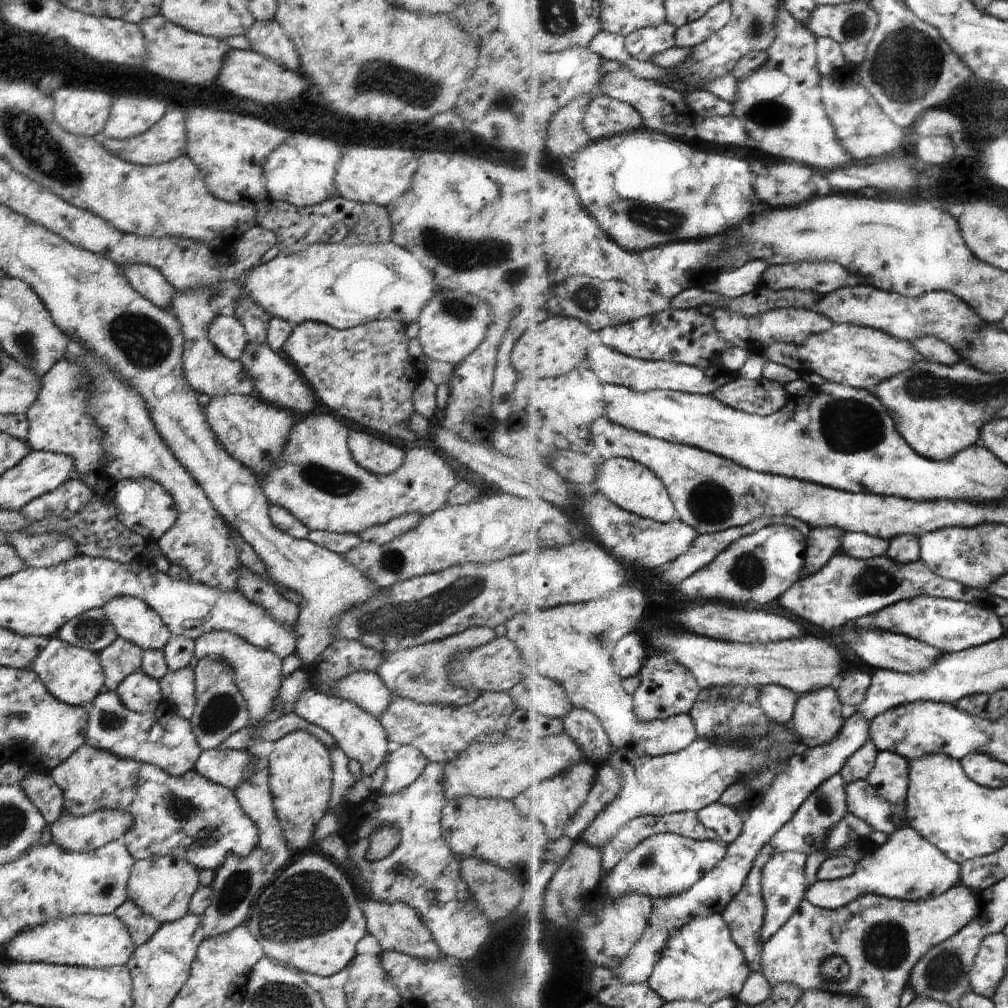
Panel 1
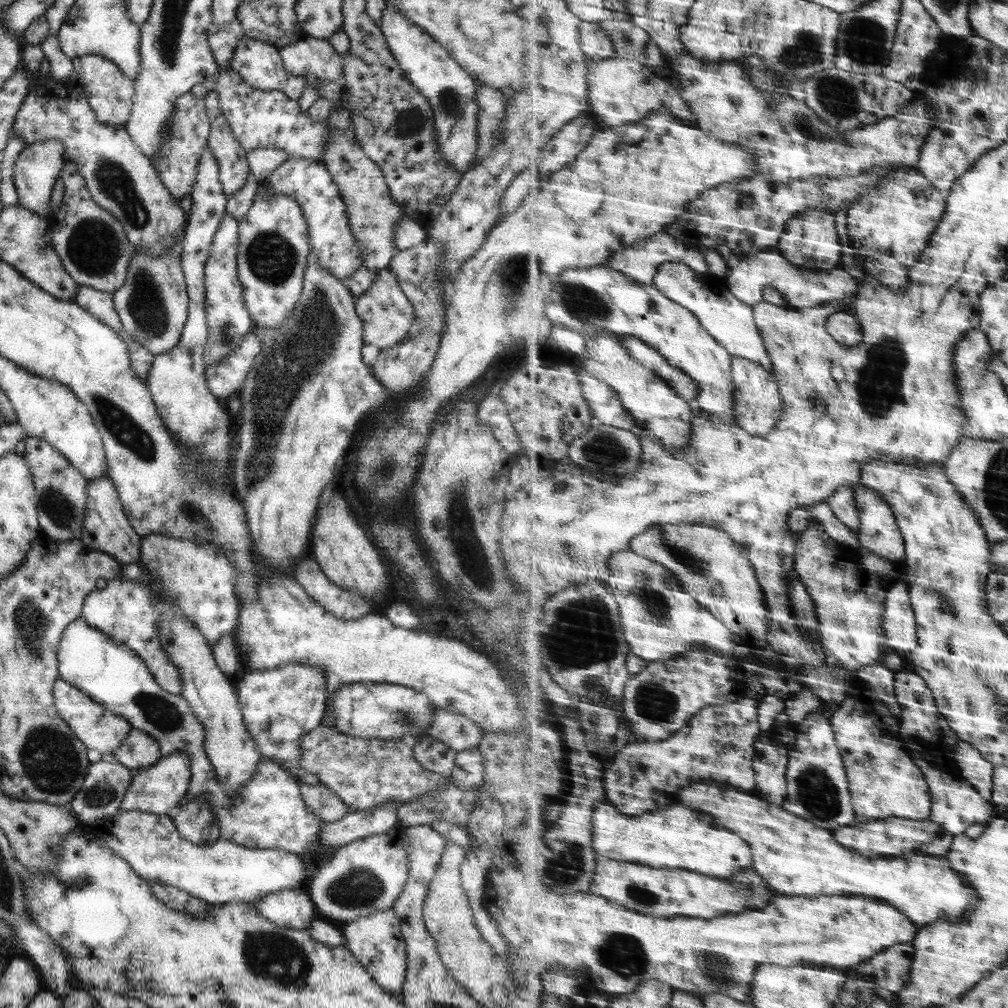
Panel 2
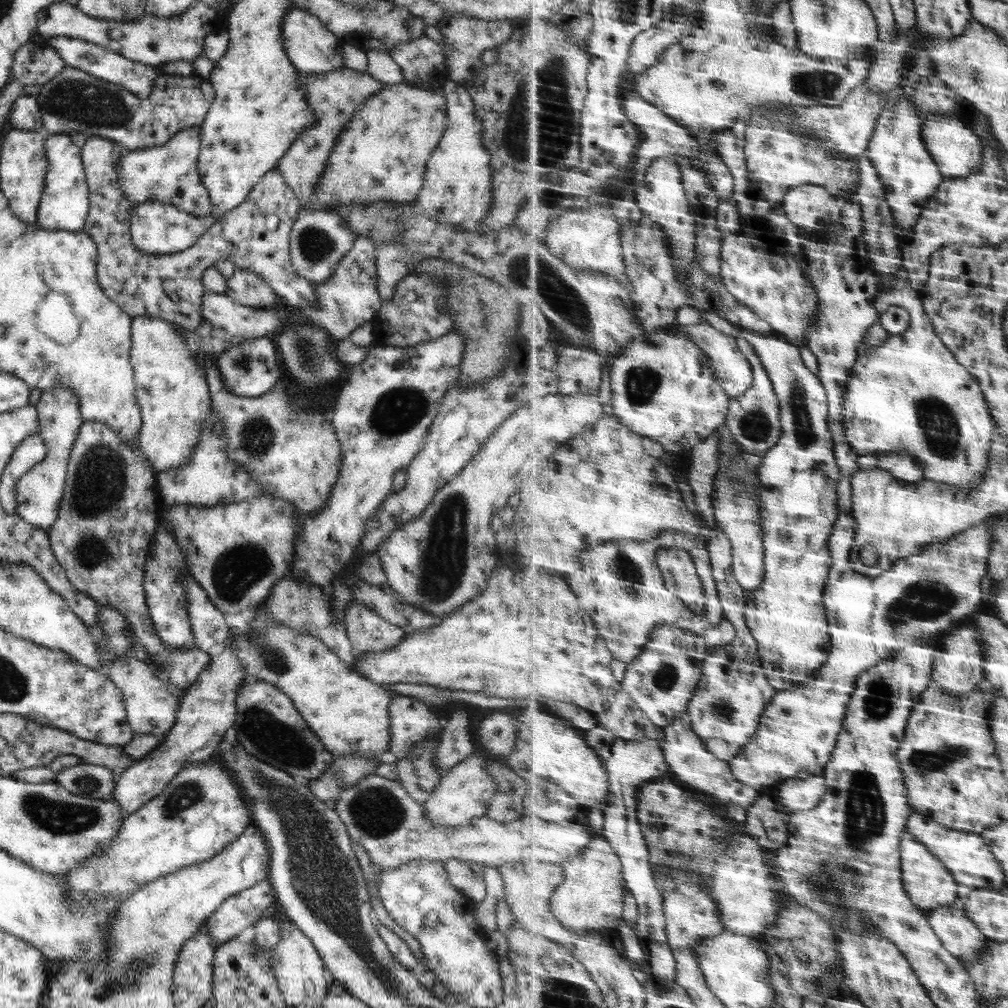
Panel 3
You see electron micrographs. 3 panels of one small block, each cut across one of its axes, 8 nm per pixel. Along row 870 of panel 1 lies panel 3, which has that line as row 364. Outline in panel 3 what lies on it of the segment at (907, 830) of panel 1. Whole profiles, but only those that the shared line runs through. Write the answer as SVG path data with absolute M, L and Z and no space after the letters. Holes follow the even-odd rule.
M909 285L903 288L881 291L876 298L876 310L884 313L889 306L905 309L910 316L910 328L903 333L891 335L880 347L859 345L859 360L849 376L848 391L844 394L842 421L847 441L857 454L893 454L910 452L924 467L924 478L951 484L955 488L974 488L986 475L989 453L992 447L993 422L991 409L977 379L957 361L952 349L947 348L937 335L929 314L921 301L920 290Z

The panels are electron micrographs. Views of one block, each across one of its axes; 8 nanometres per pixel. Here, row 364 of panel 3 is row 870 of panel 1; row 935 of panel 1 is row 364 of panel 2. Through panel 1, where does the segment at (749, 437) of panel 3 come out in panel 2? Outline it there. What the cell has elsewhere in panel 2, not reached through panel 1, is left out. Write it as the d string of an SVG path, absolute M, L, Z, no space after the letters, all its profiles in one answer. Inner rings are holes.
M733 355L732 381L735 386L735 423L751 435L766 436L773 433L784 414L784 397L780 393L780 383L772 372L760 363Z

